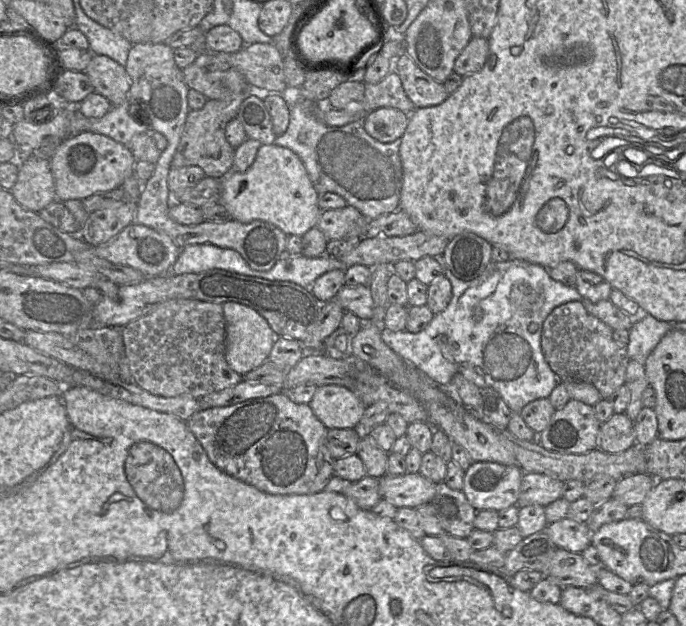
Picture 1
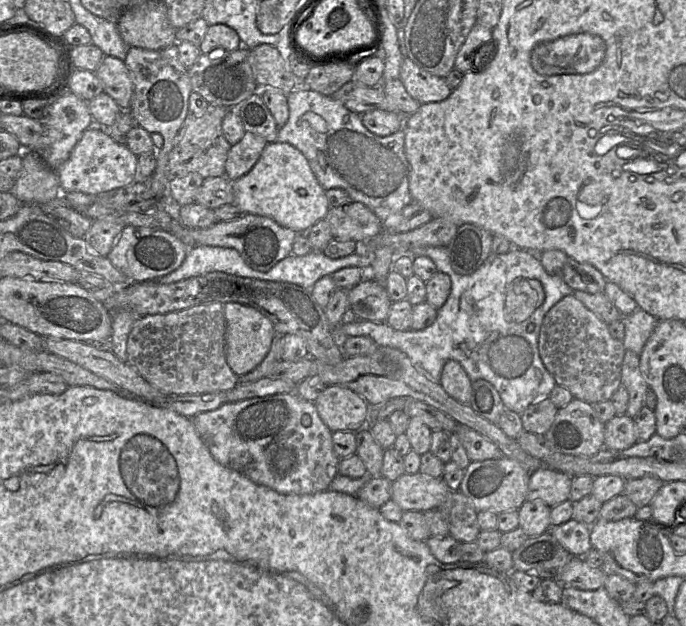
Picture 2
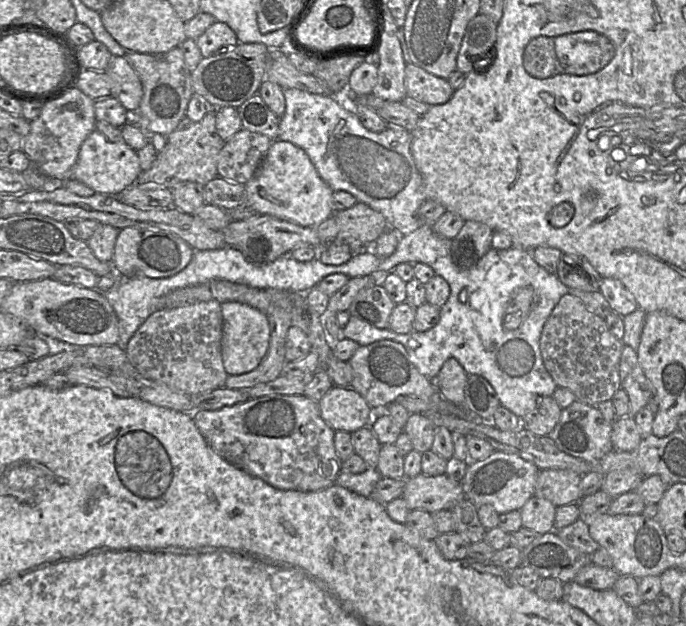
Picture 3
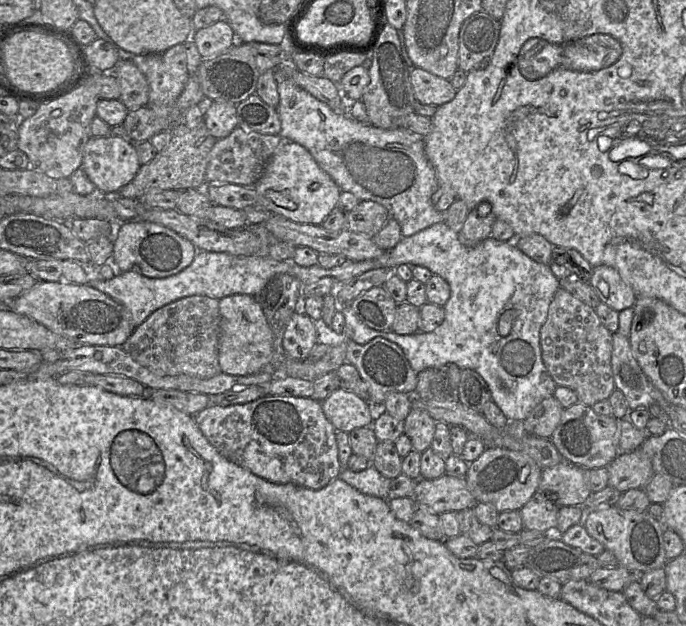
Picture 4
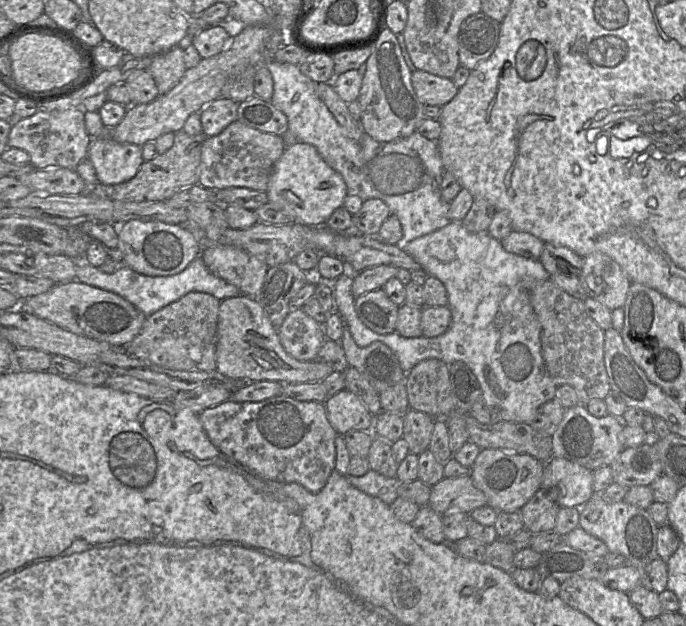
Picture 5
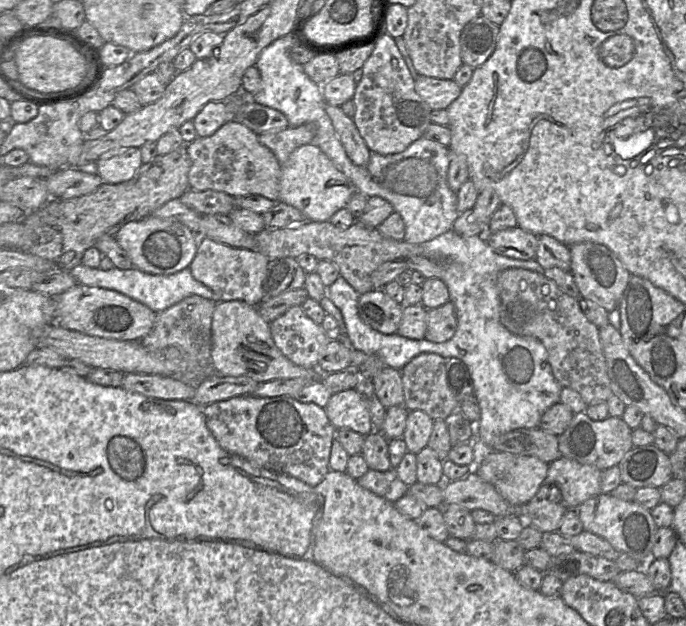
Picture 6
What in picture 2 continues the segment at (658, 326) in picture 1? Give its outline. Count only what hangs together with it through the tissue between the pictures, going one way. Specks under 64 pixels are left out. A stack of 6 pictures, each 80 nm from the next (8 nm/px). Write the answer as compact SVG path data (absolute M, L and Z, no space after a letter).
M637 309L628 316L623 316L625 336L623 345L626 350L640 354L644 345L651 336L658 319L648 312Z

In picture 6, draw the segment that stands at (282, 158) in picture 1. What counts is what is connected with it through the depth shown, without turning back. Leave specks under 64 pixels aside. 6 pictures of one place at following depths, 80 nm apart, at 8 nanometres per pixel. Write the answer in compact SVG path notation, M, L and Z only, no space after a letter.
M315 144L296 148L281 166L279 201L297 208L306 221L328 221L338 210L345 208L355 189L346 175Z

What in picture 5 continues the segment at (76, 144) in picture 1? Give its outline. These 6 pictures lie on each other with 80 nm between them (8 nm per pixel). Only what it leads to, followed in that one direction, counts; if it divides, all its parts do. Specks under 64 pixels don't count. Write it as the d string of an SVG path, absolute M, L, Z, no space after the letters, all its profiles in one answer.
M93 138L87 159L93 164L98 182L105 185L120 184L132 179L142 165L141 147L135 144L118 143L112 138Z

